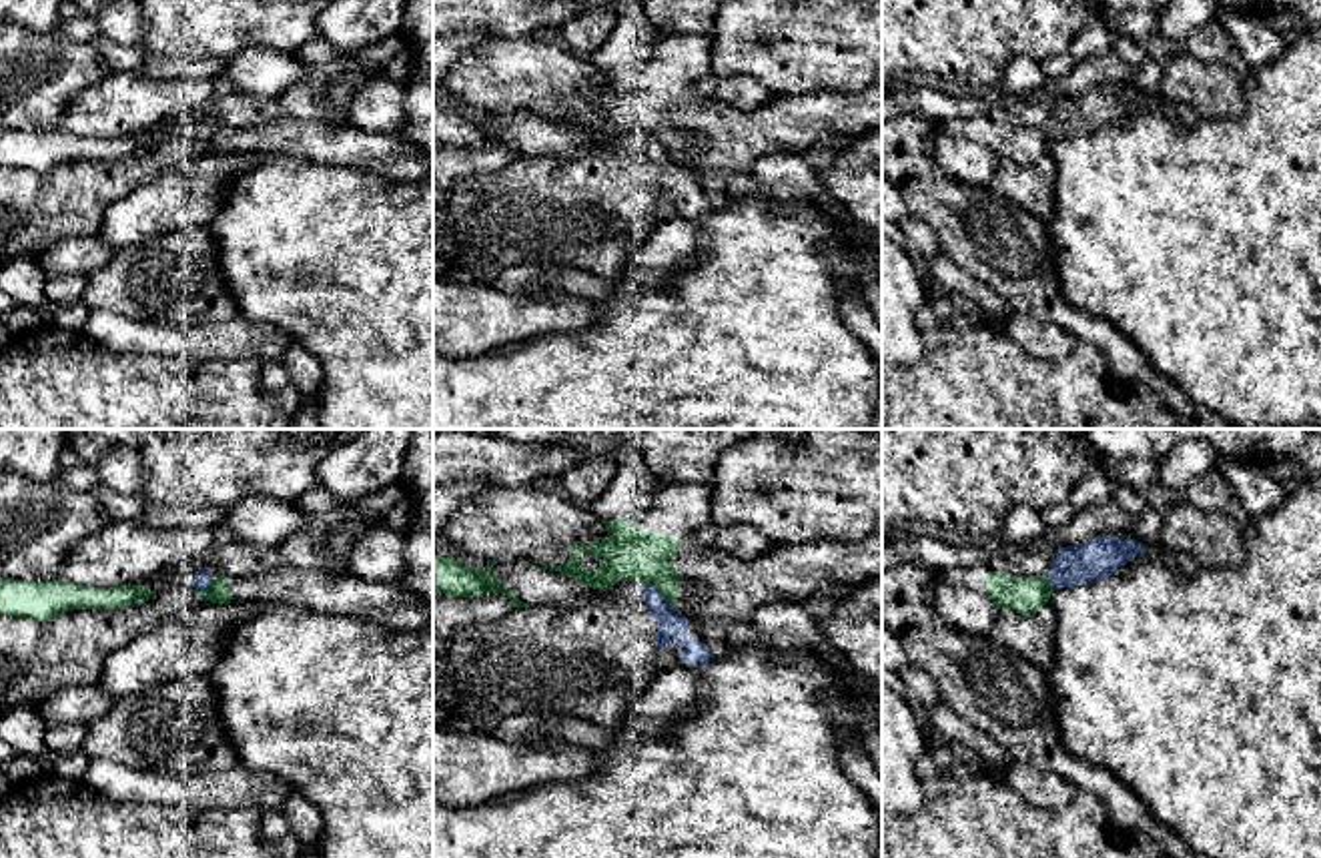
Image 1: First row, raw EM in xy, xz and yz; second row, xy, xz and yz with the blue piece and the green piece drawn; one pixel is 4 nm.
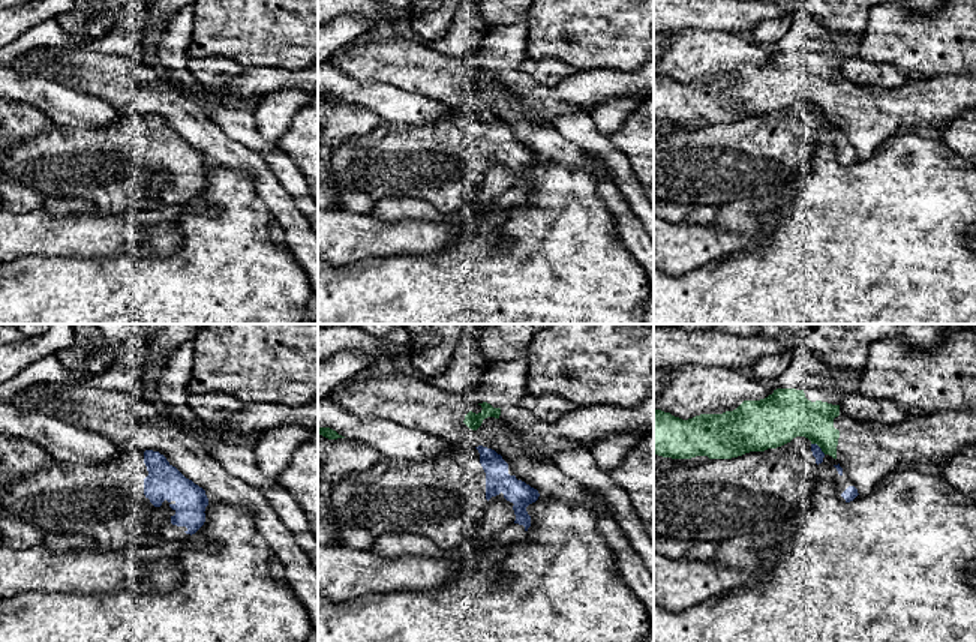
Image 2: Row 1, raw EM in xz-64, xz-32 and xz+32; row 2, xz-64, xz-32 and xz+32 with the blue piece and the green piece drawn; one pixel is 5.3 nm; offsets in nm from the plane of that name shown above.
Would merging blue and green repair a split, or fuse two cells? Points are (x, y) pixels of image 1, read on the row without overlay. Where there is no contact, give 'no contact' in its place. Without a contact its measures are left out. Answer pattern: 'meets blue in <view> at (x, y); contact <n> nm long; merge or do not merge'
meets blue in xz at (660, 147); contact 170 nm long; do not merge

